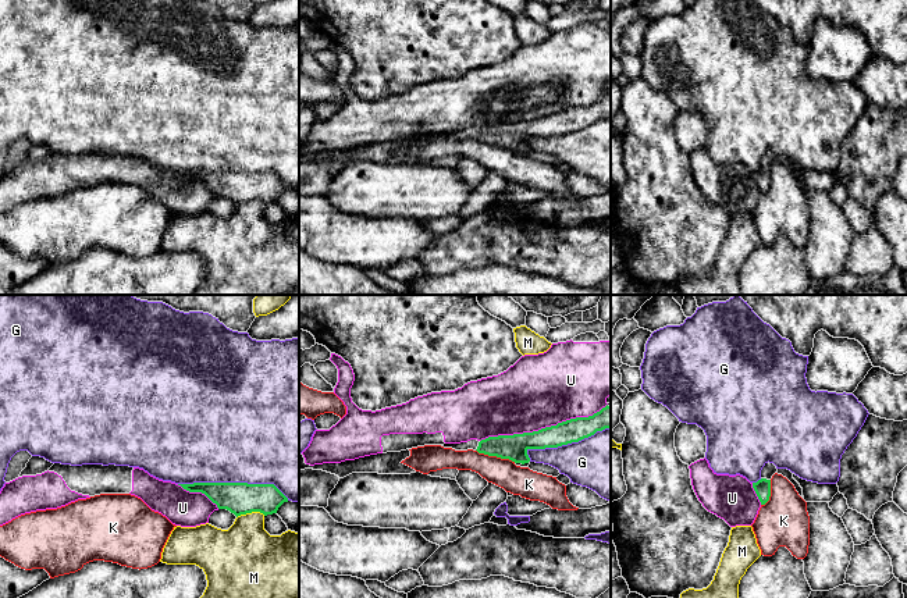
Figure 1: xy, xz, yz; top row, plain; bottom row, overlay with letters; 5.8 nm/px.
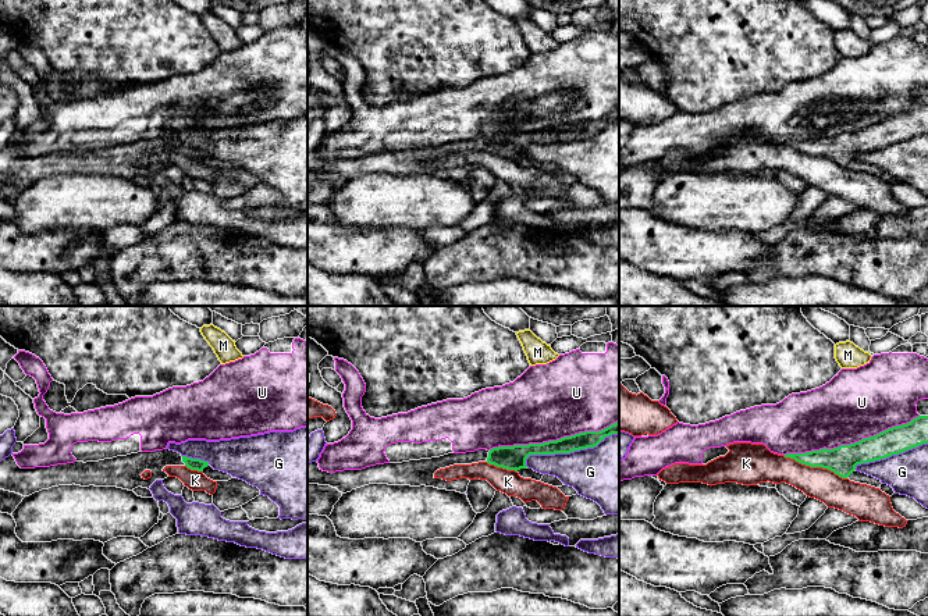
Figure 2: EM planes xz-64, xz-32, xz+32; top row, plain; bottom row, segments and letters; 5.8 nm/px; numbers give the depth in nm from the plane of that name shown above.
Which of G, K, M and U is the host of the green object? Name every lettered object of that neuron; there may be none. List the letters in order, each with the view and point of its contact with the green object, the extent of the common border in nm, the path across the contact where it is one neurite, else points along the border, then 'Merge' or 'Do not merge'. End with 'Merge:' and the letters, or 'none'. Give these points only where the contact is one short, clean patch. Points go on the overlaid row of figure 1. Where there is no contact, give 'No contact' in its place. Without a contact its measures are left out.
G: Touches green at xy (234, 483). Shared border 650 nm. Do not merge
K: Touches green at xz (495, 455). Shared border 240 nm. Boundary: xz (476, 449), (515, 462). Do not merge
M: Touches green at xy (251, 512). Shared border 170 nm. Do not merge
U: Touches green at xz (543, 429). Shared border 750 nm. Do not merge
Merge: none

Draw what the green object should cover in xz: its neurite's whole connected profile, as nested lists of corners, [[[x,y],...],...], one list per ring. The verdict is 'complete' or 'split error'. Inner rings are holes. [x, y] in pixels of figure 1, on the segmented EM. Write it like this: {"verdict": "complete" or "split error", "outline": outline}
{"verdict": "split error", "outline": [[[608,405],[593,416],[570,419],[538,431],[488,437],[481,441],[470,439],[467,442],[444,444],[441,446],[455,451],[473,449],[479,453],[524,464],[530,462],[529,449],[558,448],[579,442],[605,428],[611,428],[611,406]]]}

